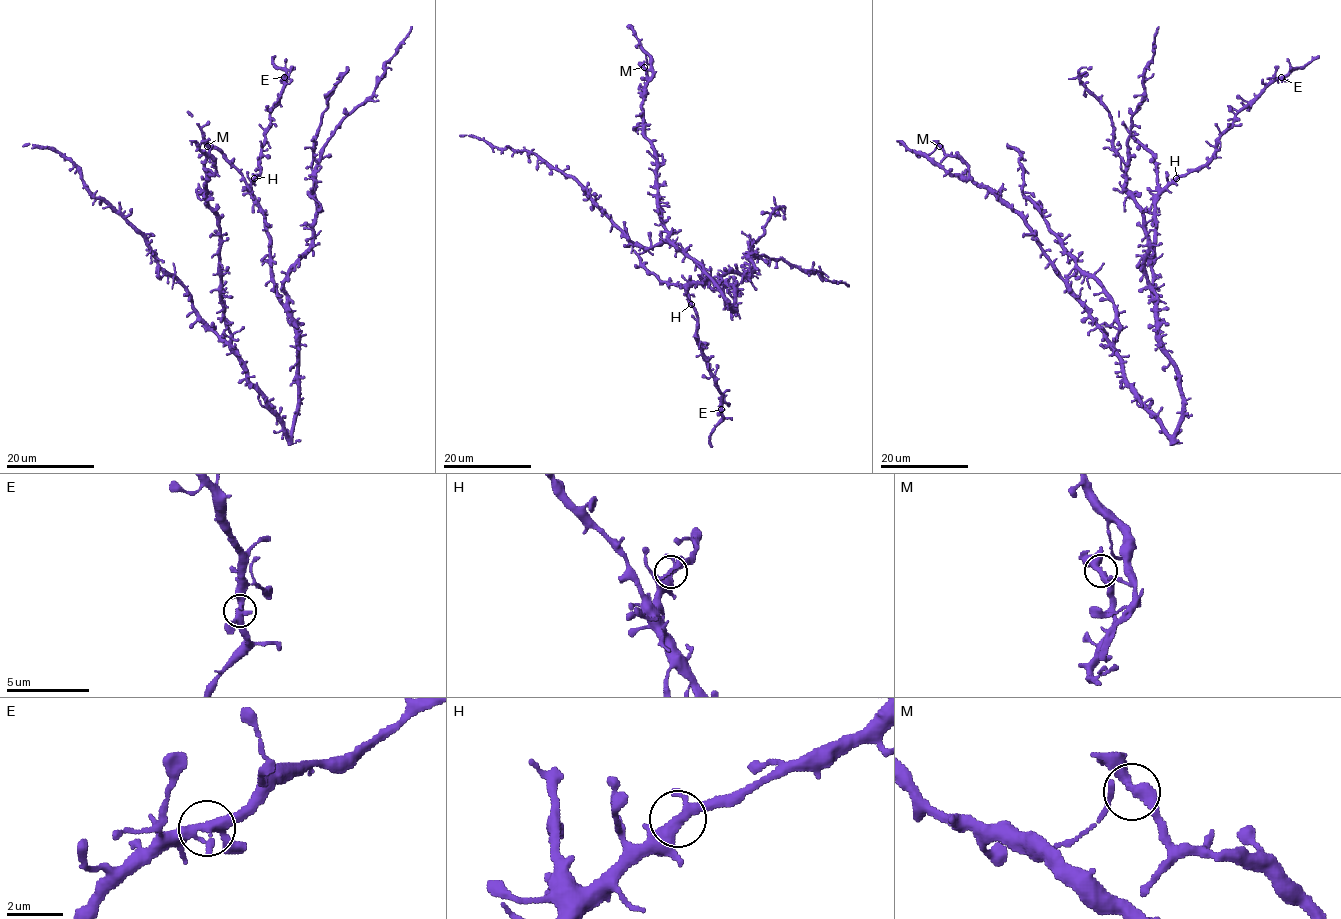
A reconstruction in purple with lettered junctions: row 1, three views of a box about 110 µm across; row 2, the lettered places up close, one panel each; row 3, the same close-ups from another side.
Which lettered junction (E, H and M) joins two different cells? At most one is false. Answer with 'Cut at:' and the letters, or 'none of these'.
Cut at: none of these

